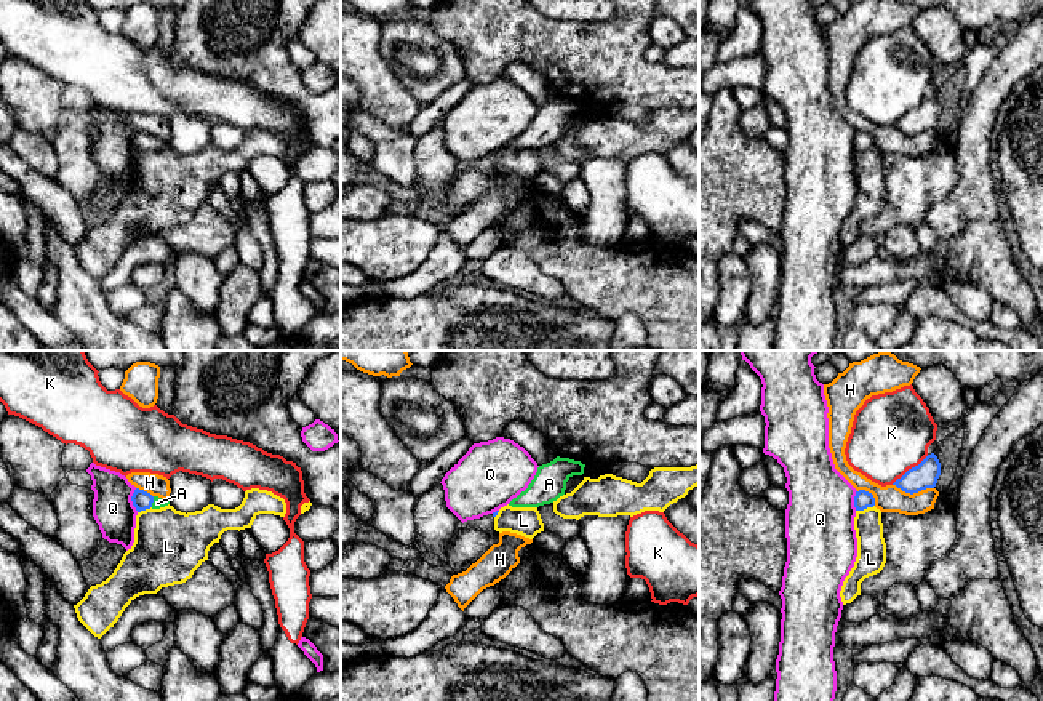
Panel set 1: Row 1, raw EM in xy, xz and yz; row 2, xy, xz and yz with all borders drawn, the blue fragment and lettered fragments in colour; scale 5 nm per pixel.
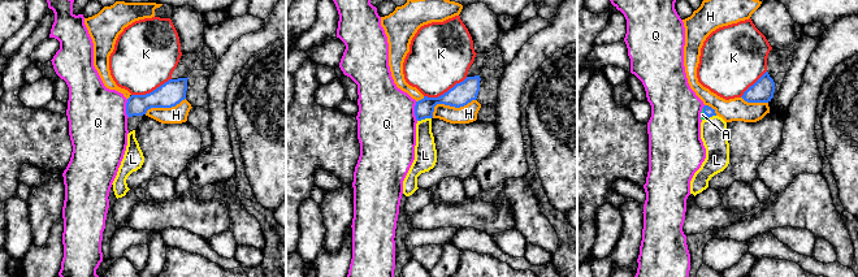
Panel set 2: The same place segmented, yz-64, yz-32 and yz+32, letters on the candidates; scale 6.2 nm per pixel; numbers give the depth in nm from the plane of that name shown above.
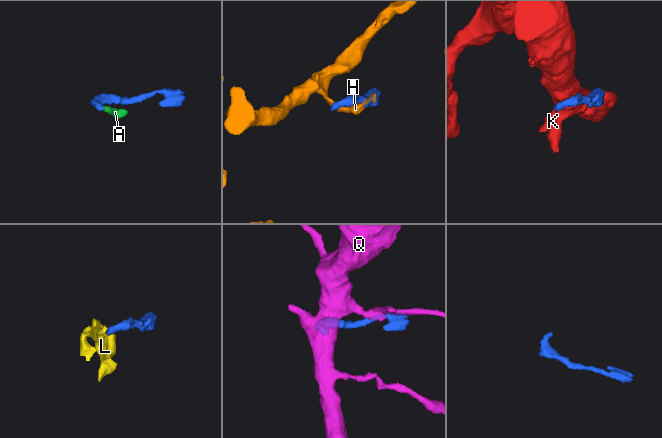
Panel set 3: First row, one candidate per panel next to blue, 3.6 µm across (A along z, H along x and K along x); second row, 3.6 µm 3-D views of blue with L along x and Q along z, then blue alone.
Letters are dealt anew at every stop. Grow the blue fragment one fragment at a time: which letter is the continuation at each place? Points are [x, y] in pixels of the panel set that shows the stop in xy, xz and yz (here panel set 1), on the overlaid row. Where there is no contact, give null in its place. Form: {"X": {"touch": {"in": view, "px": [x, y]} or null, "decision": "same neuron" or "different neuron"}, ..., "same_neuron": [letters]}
{"A": {"touch": {"in": "xy", "px": [152, 501]}, "decision": "same neuron"}, "H": {"touch": {"in": "yz", "px": [914, 492]}, "decision": "different neuron"}, "K": {"touch": {"in": "yz", "px": [909, 469]}, "decision": "different neuron"}, "L": {"touch": {"in": "yz", "px": [864, 508]}, "decision": "different neuron"}, "Q": {"touch": {"in": "xy", "px": [131, 500]}, "decision": "different neuron"}, "same_neuron": ["A"]}

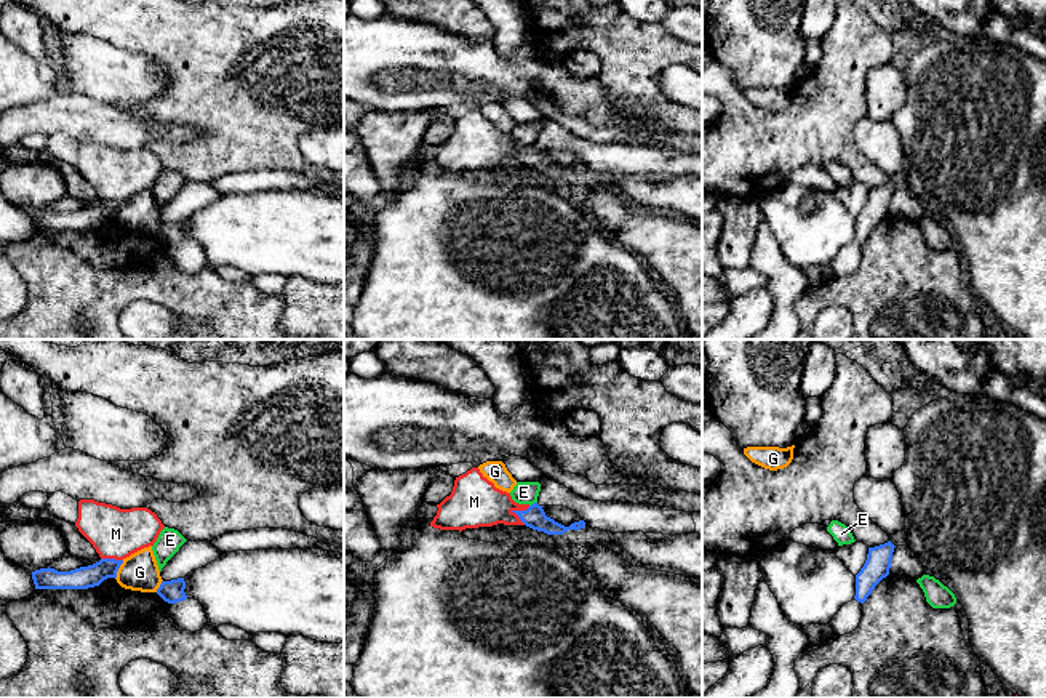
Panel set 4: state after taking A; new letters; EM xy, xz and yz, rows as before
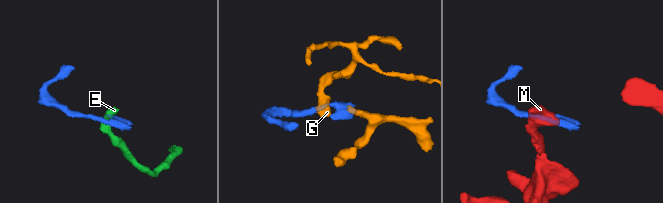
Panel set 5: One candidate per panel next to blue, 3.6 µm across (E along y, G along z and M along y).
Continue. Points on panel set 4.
{"E": {"touch": {"in": "xz", "px": [534, 503]}, "decision": "different neuron"}, "G": {"touch": {"in": "xy", "px": [117, 570]}, "decision": "different neuron"}, "M": {"touch": {"in": "xz", "px": [520, 511]}, "decision": "different neuron"}, "same_neuron": []}

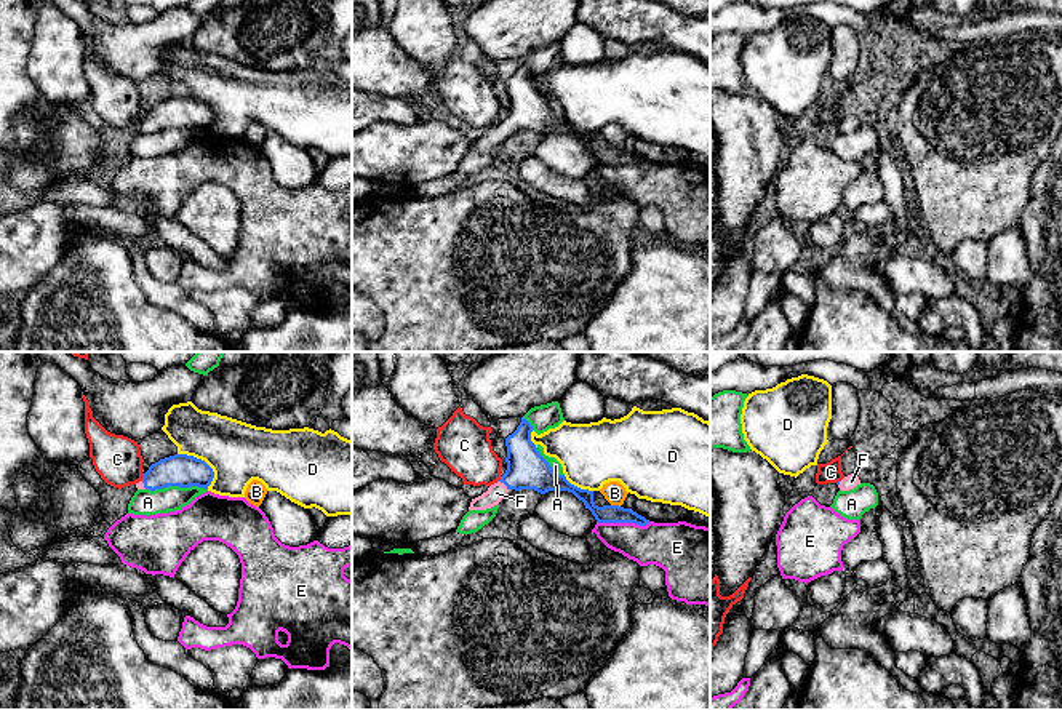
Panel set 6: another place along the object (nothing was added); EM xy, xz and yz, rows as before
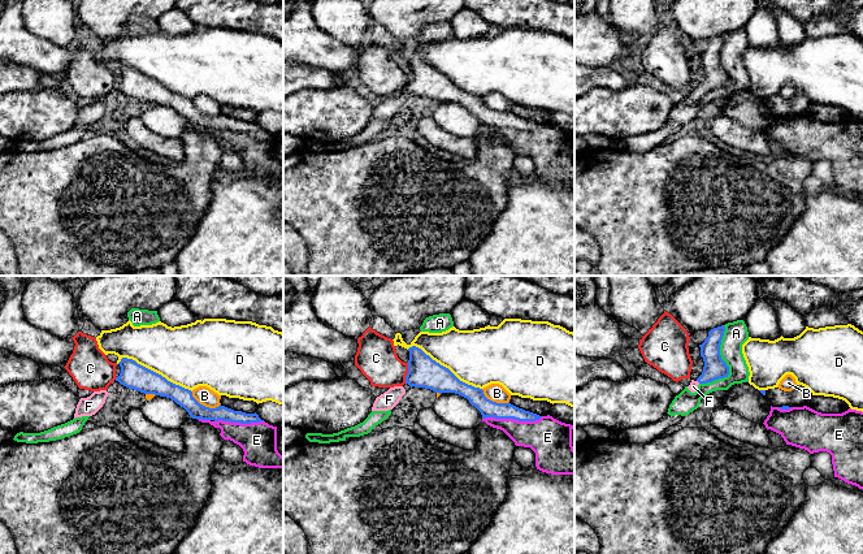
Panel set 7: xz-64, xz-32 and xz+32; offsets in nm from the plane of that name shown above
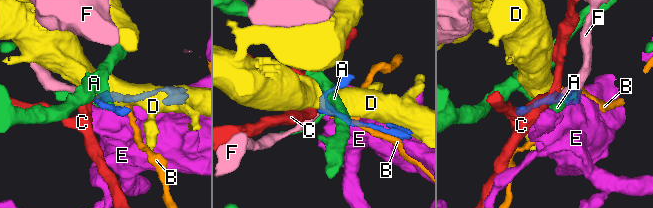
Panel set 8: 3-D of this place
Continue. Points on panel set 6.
{"A": {"touch": {"in": "xy", "px": [176, 485]}, "decision": "different neuron"}, "B": {"touch": {"in": "xz", "px": [616, 506]}, "decision": "different neuron"}, "C": {"touch": {"in": "xy", "px": [143, 477]}, "decision": "different neuron"}, "D": {"touch": {"in": "xy", "px": [205, 462]}, "decision": "different neuron"}, "E": {"touch": {"in": "xz", "px": [622, 522]}, "decision": "different neuron"}, "F": {"touch": {"in": "xz", "px": [504, 483]}, "decision": "same neuron"}, "same_neuron": ["F"]}

